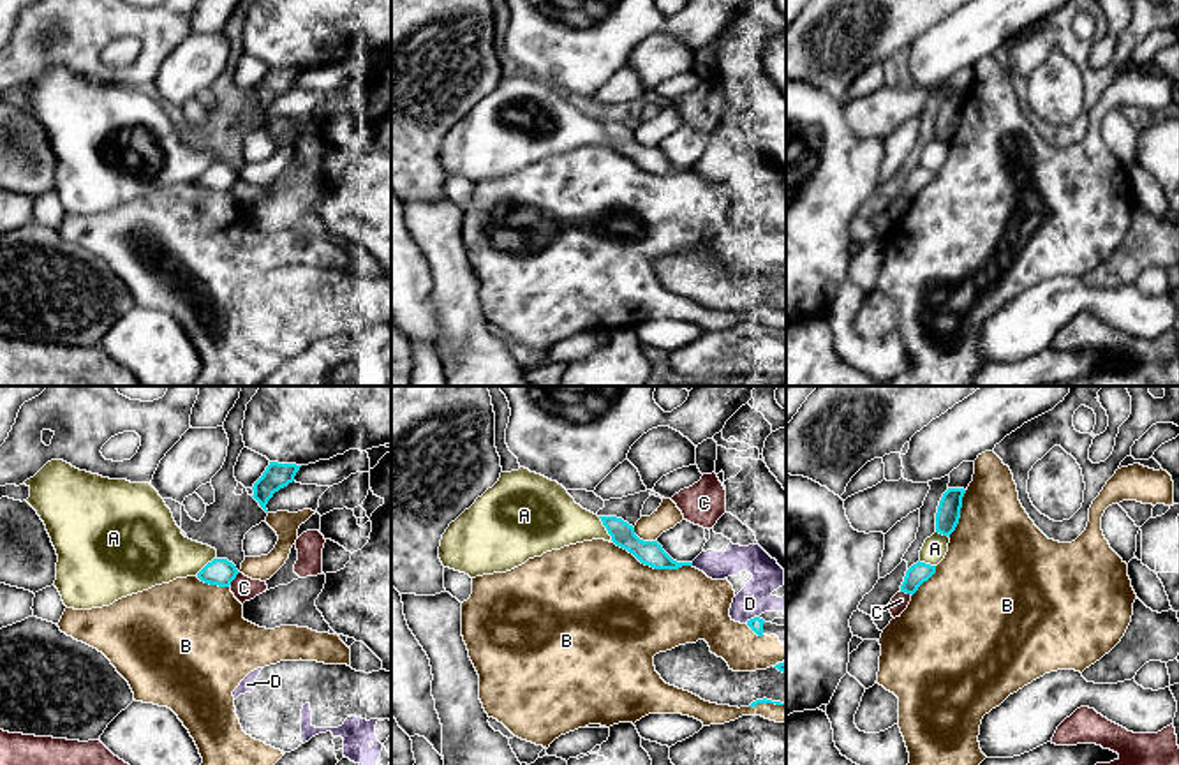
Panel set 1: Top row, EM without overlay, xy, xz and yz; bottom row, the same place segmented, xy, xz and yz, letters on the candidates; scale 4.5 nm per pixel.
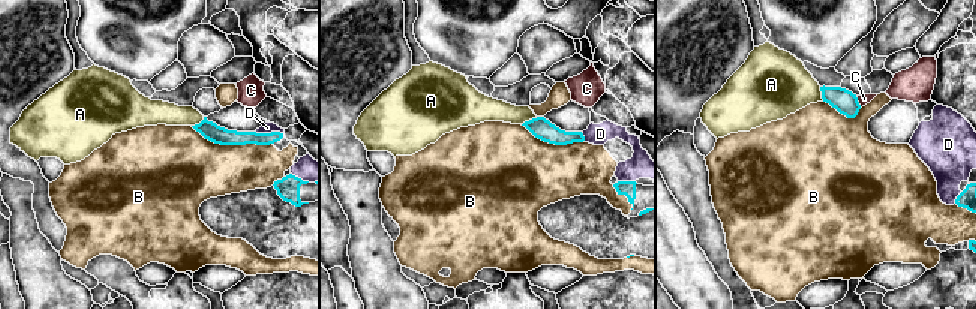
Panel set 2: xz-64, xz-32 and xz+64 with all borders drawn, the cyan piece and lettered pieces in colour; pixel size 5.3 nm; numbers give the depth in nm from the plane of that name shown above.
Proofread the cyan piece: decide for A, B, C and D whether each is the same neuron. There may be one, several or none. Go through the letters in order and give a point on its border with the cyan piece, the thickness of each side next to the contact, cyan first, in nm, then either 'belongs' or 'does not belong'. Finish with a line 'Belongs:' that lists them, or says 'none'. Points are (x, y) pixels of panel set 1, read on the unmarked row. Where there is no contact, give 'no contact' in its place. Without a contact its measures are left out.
A: contact xz (607, 134); calibres 110 and 260 nm; does not belong
B: contact xz (652, 171); calibres 110 and 480 nm; does not belong
C: contact xy (235, 182); calibres 120 and 110 nm; does not belong
D: contact xz (751, 224); calibres 60 and 150 nm; does not belong
Belongs: none

